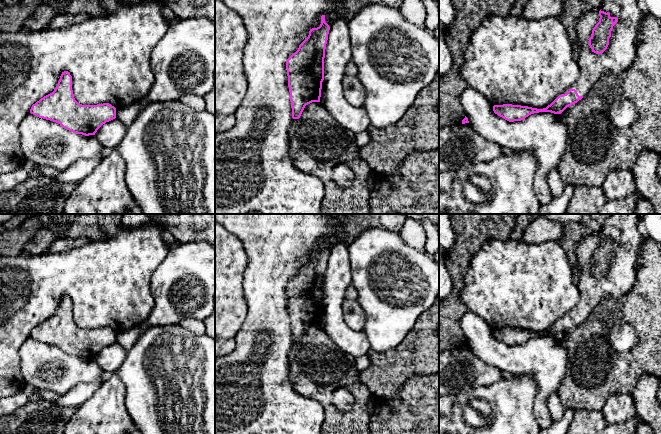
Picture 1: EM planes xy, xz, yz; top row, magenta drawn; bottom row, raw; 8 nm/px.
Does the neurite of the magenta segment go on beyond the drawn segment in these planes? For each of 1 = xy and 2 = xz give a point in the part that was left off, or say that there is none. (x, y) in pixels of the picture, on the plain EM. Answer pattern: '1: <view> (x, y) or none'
1: none
2: none

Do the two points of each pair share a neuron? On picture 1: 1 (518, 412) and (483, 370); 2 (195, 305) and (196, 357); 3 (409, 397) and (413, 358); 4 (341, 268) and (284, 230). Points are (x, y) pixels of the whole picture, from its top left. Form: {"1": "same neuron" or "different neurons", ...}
{"1": "different neurons", "2": "different neurons", "3": "different neurons", "4": "different neurons"}

